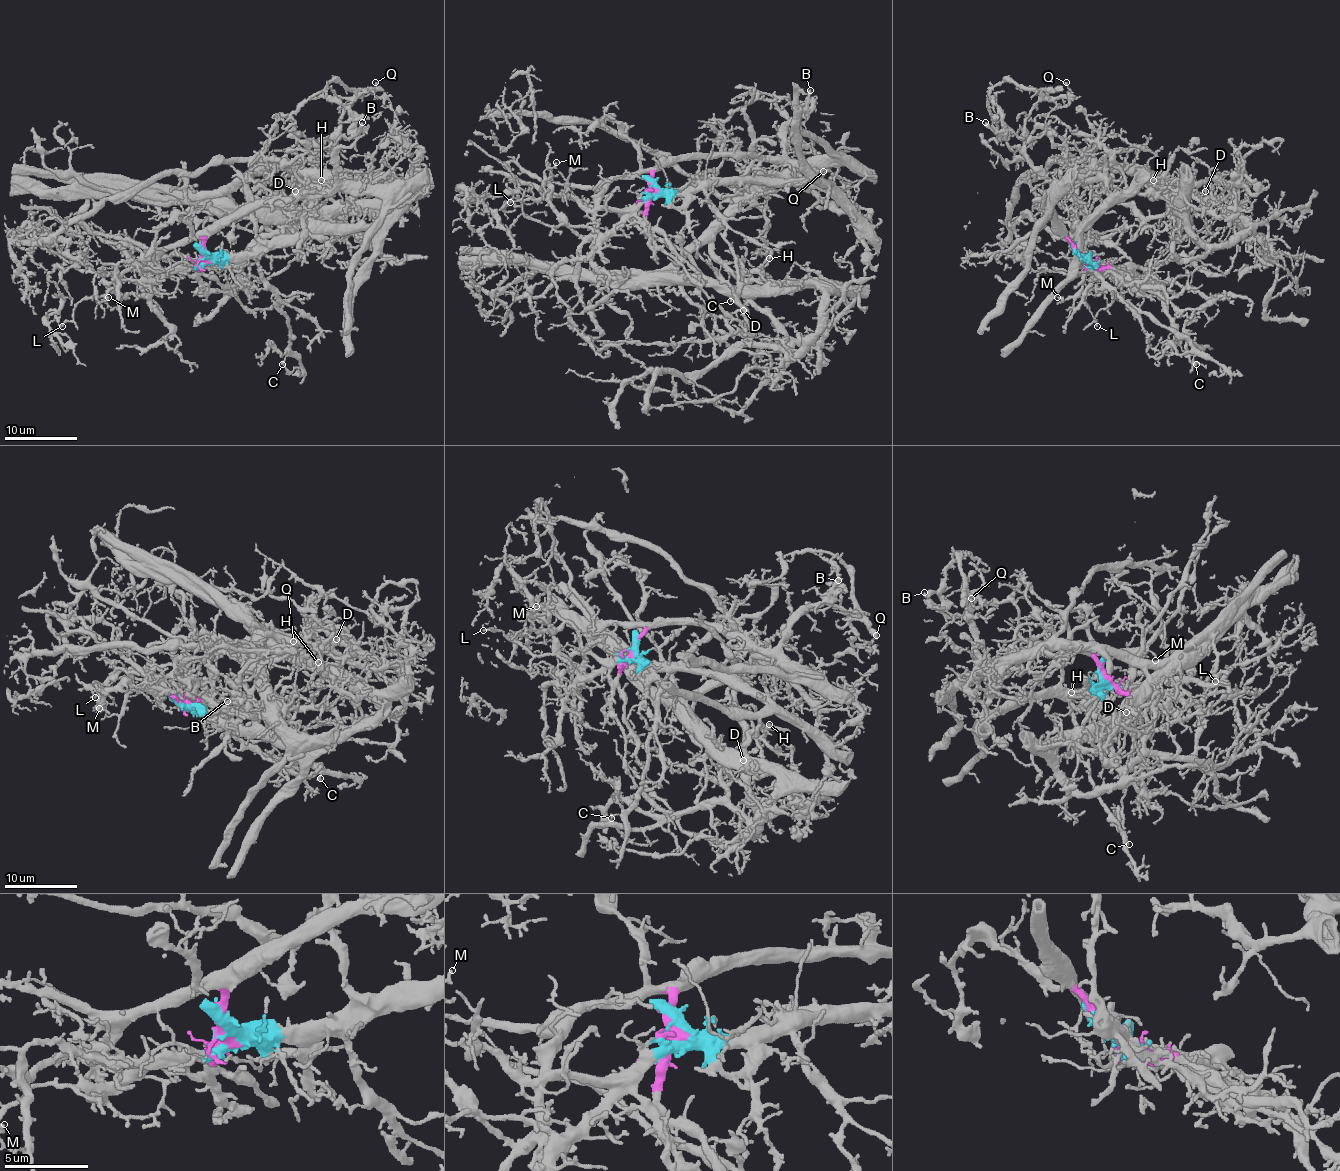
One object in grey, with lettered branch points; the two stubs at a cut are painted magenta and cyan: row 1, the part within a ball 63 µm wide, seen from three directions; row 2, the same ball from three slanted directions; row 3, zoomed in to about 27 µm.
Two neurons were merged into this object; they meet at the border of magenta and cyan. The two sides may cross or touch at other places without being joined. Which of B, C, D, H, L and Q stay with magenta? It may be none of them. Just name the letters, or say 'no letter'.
B, D, H, Q

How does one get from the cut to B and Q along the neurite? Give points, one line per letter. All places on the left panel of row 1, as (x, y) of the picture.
B: (202, 257), (202, 242), (231, 220), (260, 206), (320, 197), (333, 184), (335, 153), (355, 140), (362, 122)
Q: (202, 257), (202, 242), (231, 220), (260, 206), (320, 197), (335, 182), (340, 113), (373, 91), (375, 82)

